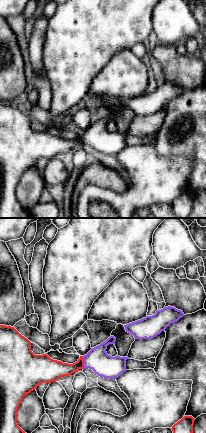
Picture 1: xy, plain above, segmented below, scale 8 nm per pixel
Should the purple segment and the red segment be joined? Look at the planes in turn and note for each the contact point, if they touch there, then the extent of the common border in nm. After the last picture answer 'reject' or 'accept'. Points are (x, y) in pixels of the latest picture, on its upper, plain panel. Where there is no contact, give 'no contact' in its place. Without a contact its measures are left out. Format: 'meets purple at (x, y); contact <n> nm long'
meets purple at (84, 138); contact 110 nm long

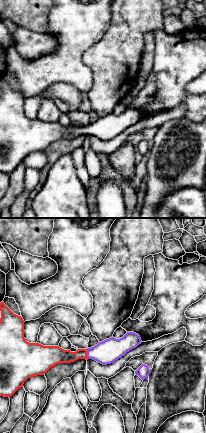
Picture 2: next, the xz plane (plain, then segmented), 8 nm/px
meets purple at (87, 130); contact 90 nm long

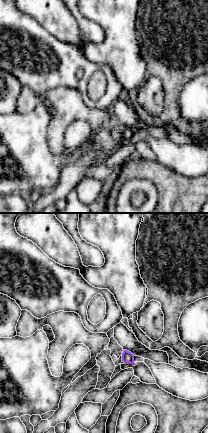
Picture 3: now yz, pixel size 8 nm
meets purple at (128, 138); contact 50 nm long

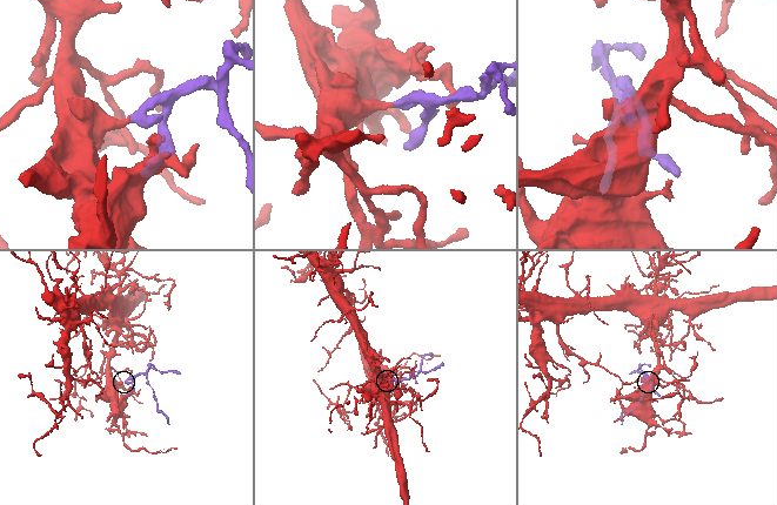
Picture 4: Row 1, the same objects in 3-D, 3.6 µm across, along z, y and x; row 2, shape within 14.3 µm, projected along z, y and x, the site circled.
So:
accept

